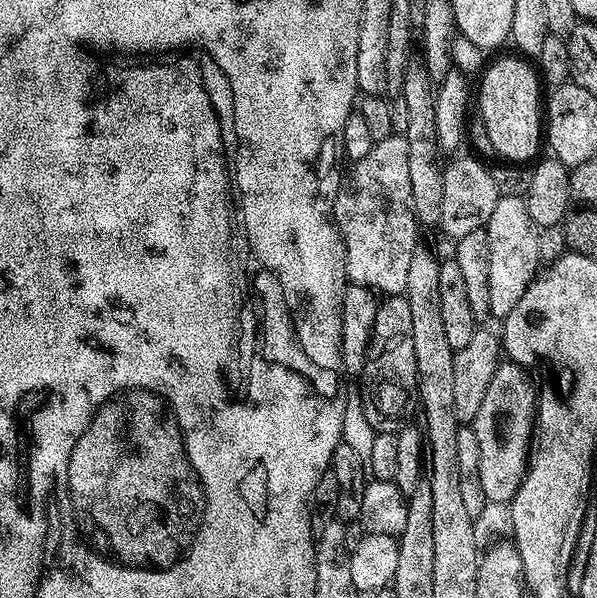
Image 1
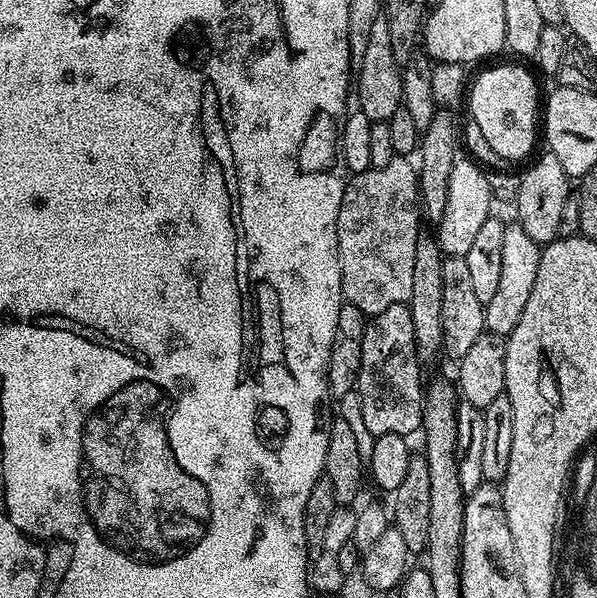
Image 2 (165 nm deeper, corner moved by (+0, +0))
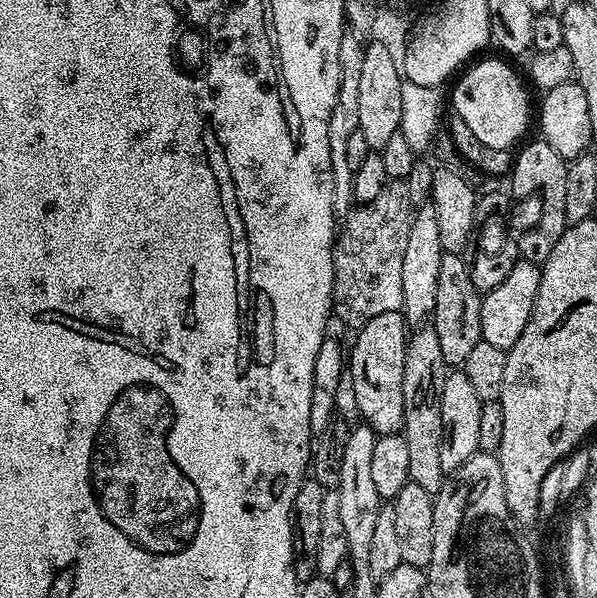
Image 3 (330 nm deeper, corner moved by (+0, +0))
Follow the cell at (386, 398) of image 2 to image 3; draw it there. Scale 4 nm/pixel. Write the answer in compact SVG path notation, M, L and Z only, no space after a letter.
M403 311L374 314L355 333L356 341L350 344L350 355L346 360L346 375L354 382L354 399L358 402L360 420L370 425L377 436L399 436L404 430L404 403L402 402L402 370L406 362L406 346L410 335L409 325Z

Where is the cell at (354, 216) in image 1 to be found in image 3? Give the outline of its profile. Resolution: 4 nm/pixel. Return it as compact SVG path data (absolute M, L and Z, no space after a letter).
M402 180L389 182L374 202L353 207L343 217L342 227L334 241L332 265L332 306L335 319L359 330L374 314L398 312L404 307L402 298L402 257L406 254L406 238L414 215L409 185Z

